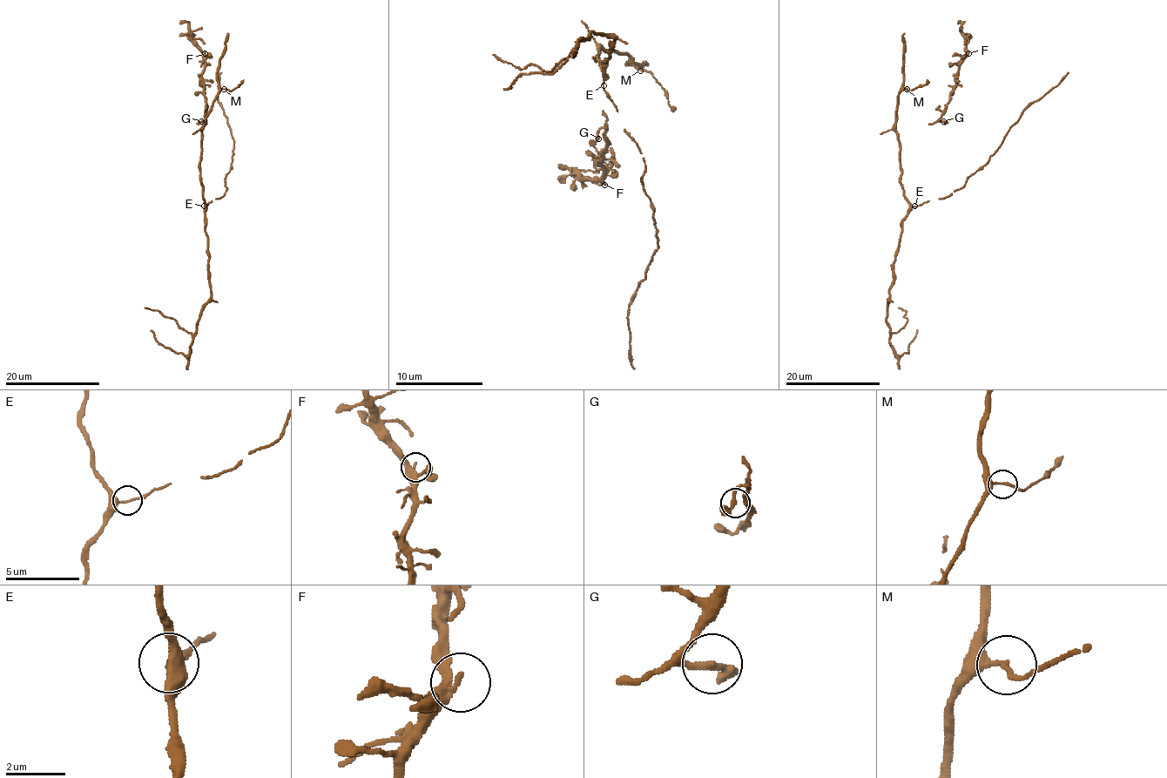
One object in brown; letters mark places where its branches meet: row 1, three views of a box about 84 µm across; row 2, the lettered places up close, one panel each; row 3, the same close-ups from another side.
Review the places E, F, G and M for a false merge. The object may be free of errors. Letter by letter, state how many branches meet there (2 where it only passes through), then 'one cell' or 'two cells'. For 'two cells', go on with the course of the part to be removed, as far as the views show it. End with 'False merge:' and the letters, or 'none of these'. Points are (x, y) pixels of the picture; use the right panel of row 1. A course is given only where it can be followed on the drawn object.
E: 2 branches meet; one cell
F: 2 branches meet; one cell
G: 2 branches meet; one cell
M: 2 branches meet; one cell
False merge: none of these

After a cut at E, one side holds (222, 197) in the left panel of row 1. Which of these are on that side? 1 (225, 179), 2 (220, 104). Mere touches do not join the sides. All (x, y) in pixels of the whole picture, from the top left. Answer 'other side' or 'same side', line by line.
1: same side
2: same side

